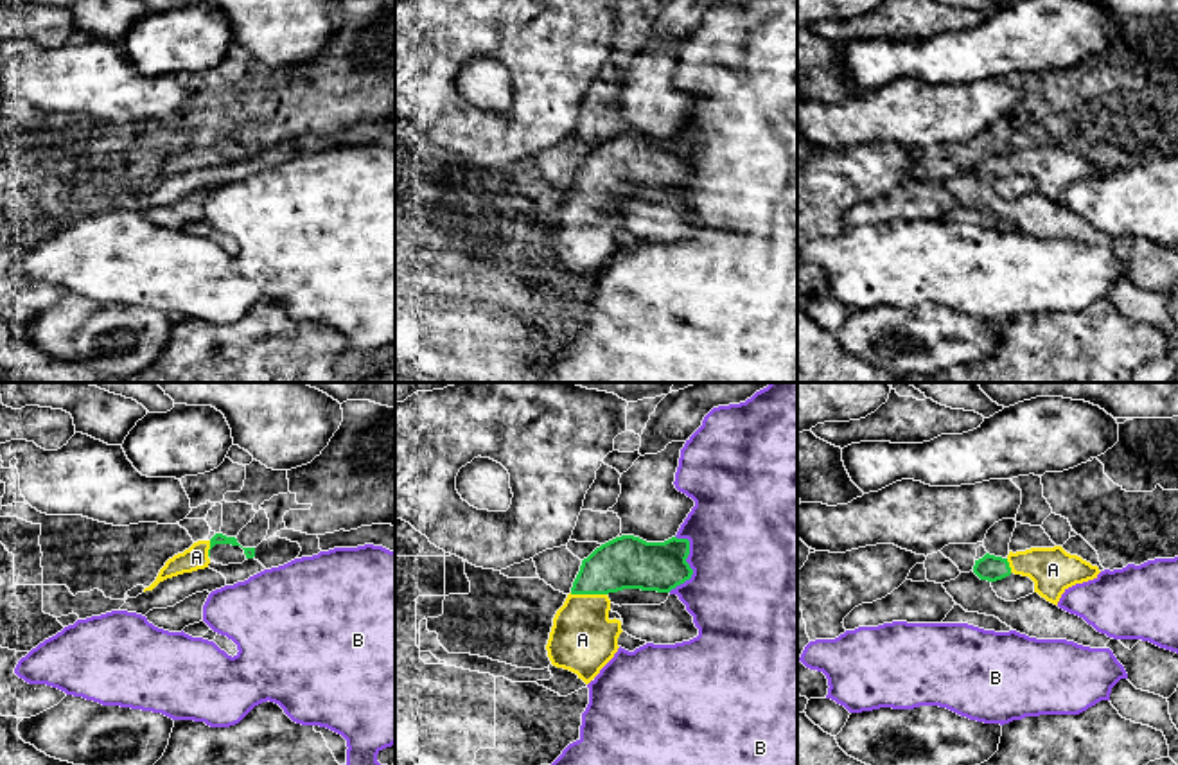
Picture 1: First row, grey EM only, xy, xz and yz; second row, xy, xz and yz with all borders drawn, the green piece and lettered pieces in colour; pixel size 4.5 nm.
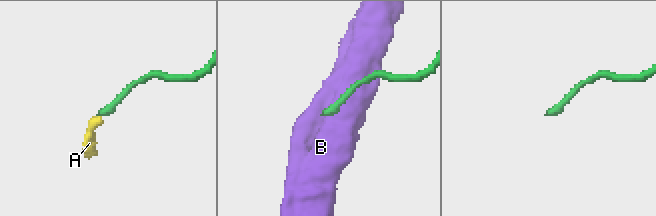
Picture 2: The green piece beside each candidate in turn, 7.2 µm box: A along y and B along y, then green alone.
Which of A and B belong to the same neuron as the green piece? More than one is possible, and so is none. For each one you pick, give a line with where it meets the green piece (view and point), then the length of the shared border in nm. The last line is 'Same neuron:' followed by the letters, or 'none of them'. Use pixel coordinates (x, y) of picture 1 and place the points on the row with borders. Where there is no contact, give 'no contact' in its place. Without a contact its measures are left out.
A: meets green in xz at (588, 593); contact 170 nm long
Same neuron: A

